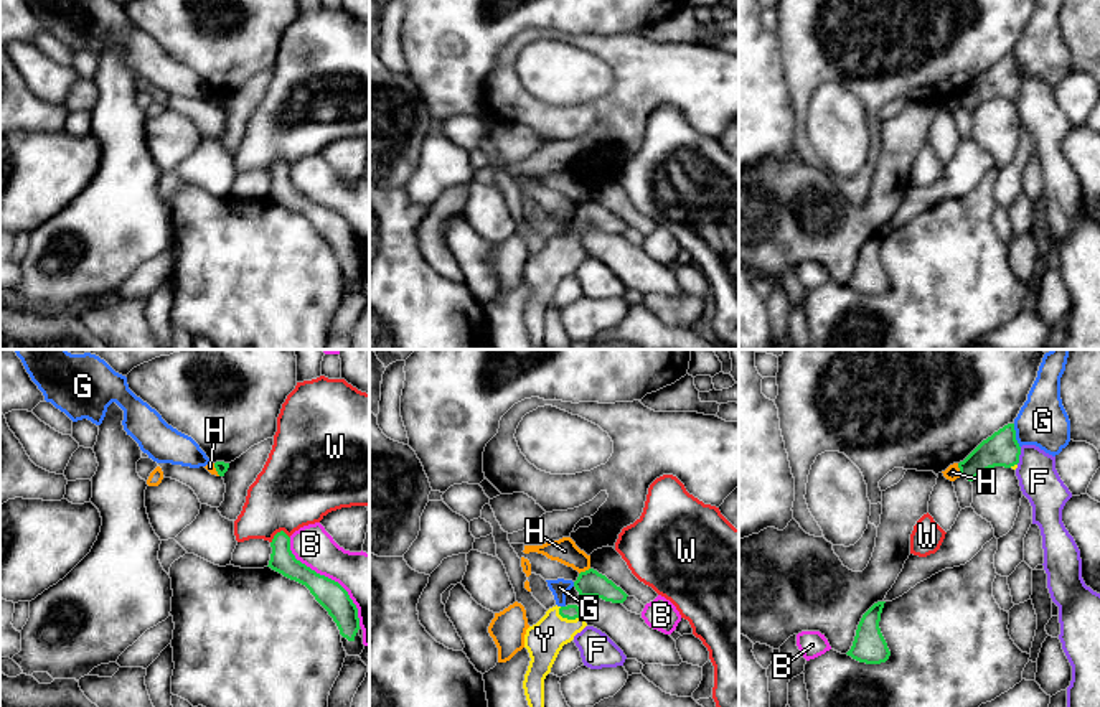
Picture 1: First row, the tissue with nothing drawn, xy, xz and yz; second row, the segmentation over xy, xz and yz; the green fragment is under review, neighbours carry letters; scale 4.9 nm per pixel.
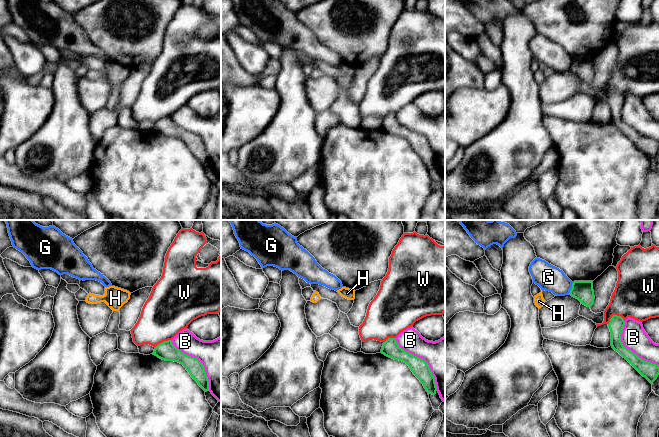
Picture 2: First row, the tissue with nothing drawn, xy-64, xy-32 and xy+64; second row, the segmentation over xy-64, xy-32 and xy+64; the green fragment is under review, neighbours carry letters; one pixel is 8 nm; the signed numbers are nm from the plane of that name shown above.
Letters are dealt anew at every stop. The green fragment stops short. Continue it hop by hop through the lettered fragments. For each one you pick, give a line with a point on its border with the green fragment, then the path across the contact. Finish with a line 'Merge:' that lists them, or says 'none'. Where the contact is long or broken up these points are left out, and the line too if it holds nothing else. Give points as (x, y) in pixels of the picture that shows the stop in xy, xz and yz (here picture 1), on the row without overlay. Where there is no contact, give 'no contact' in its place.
Y: xz (568, 249) | across xz (571, 243), (568, 249), (545, 271)
Merge: Y

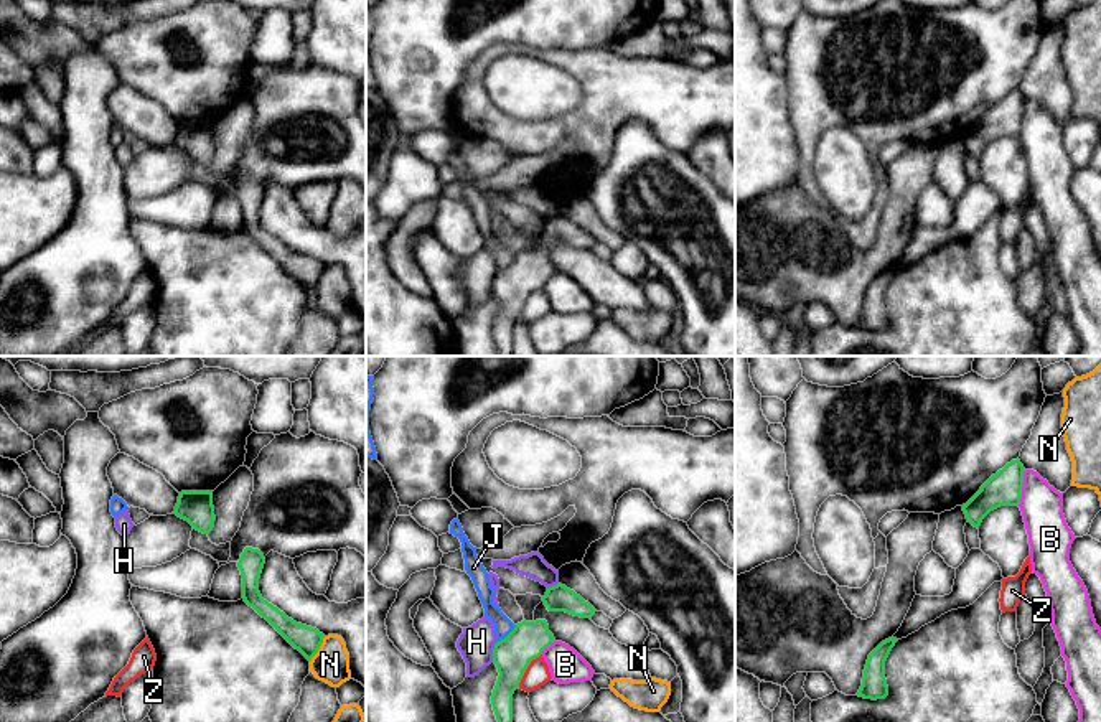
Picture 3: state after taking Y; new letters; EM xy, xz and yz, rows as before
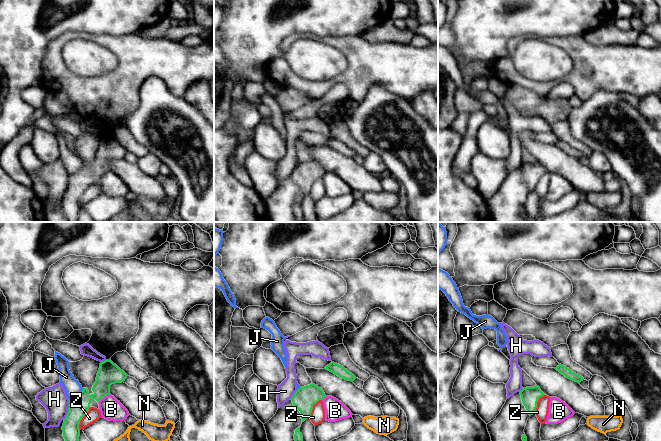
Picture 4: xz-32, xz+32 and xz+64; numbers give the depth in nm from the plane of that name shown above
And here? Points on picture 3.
Merge: none

